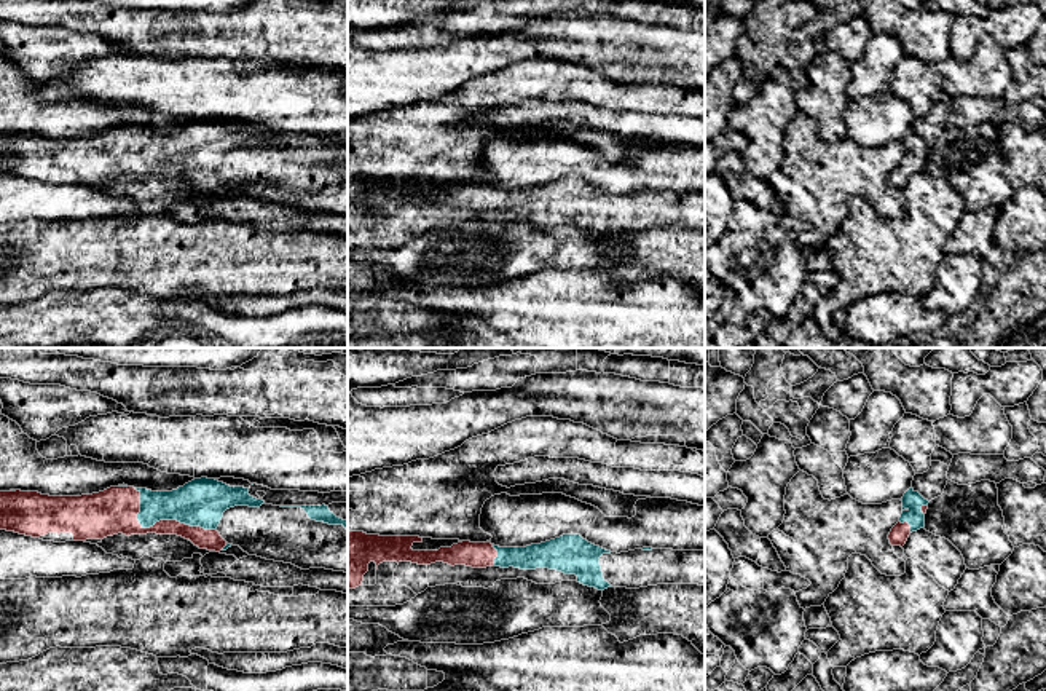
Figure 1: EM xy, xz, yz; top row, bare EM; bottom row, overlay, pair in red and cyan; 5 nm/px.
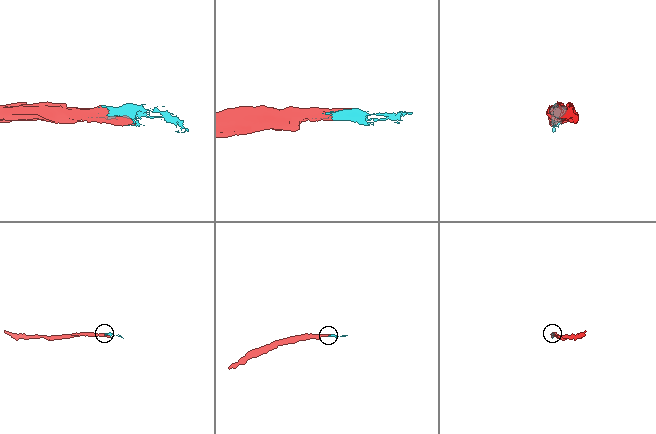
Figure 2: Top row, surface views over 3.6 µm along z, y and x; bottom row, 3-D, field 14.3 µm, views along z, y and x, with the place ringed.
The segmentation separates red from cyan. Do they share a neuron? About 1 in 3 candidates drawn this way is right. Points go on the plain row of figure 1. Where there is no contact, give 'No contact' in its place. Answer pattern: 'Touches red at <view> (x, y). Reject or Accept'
Touches red at xy (161, 163). Accept

